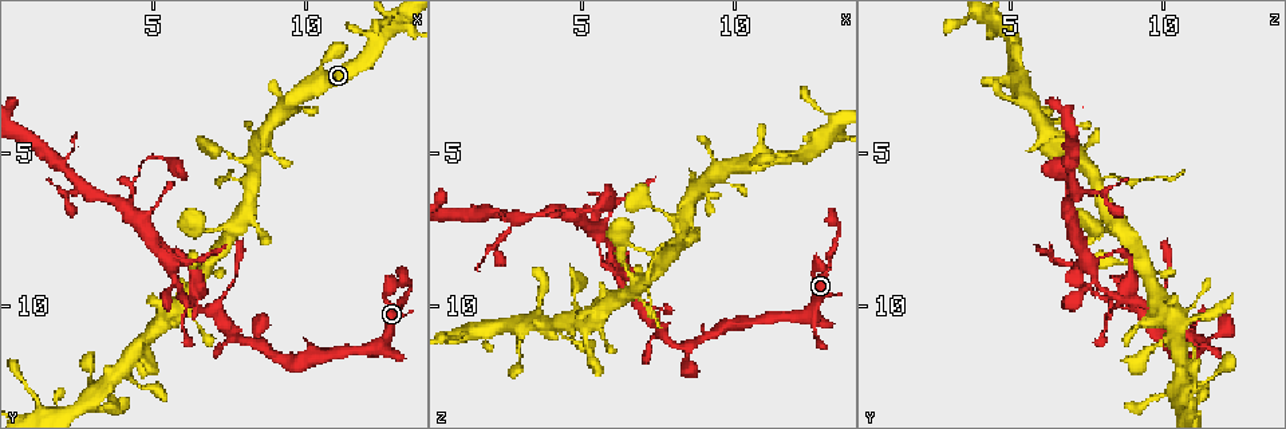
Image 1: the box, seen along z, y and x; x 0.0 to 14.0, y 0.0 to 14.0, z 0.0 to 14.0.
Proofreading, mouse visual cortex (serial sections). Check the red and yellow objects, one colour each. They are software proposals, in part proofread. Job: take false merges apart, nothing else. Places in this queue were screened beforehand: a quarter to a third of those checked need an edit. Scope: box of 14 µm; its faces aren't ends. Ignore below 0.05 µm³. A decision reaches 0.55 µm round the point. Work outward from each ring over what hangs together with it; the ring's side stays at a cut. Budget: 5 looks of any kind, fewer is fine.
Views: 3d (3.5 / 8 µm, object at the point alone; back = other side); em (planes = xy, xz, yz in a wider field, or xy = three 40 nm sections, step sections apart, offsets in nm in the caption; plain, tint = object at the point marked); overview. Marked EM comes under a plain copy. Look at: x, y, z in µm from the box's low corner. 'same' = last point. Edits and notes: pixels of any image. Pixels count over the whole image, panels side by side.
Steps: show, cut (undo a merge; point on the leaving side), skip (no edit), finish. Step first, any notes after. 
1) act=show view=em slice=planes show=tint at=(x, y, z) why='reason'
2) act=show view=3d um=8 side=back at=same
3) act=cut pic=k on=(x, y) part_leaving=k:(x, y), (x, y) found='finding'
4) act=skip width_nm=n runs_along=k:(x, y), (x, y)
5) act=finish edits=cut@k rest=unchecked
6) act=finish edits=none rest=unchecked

act=show view=3d um=8 side=back at=(8.2, 5.9, 7.8) why='small branch off a trunk'

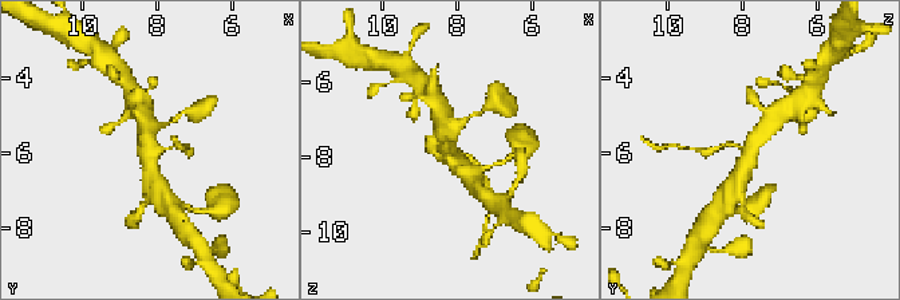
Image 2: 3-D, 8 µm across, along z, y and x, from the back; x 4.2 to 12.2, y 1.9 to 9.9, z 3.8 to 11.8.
act=show view=em slice=xy step=1 show=tint at=(8.2, 5.9, 7.8) arms=3 arm_widths_nm=150,450,500 why='now the EM'

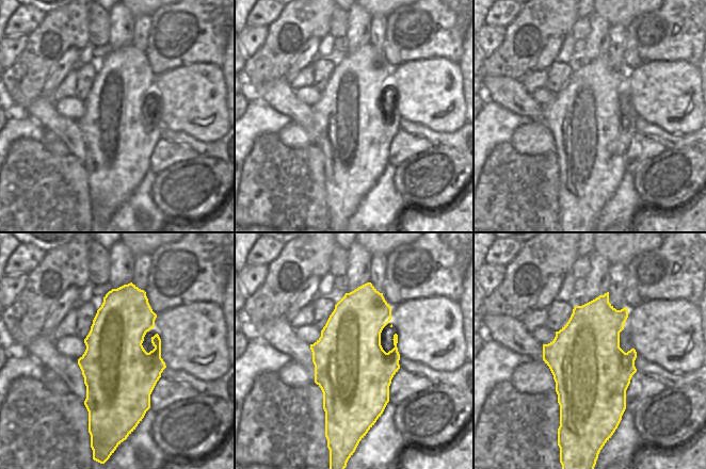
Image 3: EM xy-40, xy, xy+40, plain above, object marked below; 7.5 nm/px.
act=cut pic=2 on=(706, 152) part_leaving=2:(739, 147), (725, 143), (698, 150) found='a second cell is stuck on'

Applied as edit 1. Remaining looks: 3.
act=show view=overview

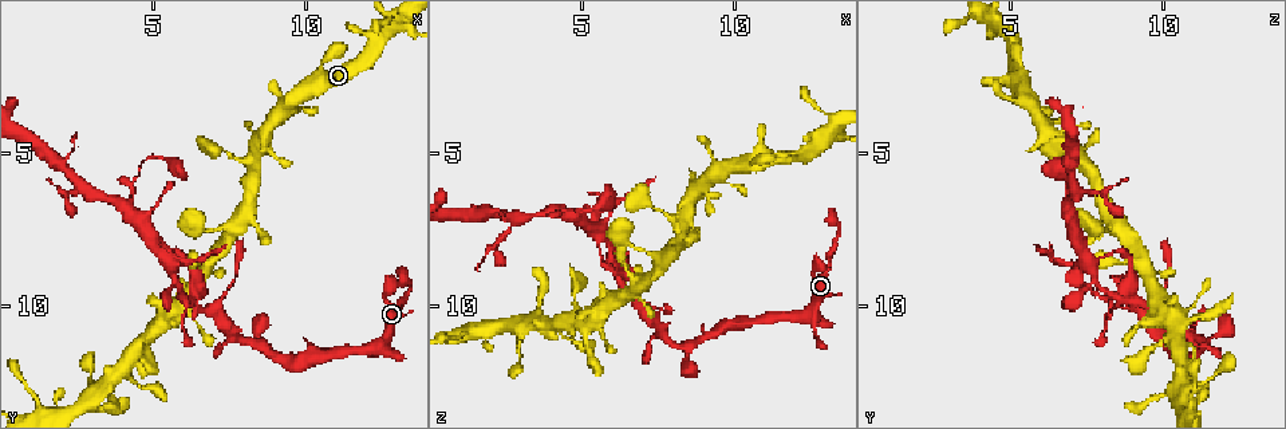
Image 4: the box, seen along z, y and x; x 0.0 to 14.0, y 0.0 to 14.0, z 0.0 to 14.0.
act=show view=3d um=3.5 at=(4.1, 6.8, 7.0) why='arms part here'

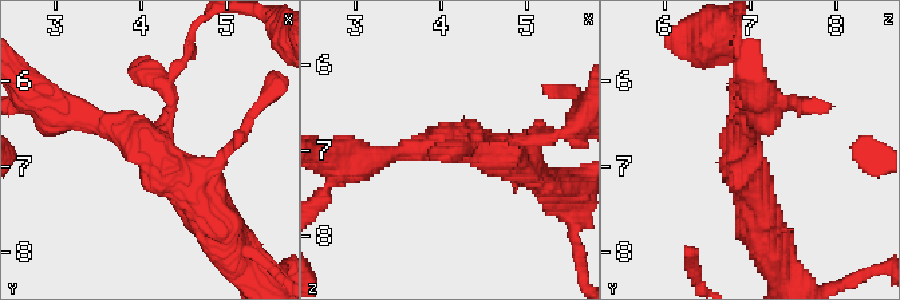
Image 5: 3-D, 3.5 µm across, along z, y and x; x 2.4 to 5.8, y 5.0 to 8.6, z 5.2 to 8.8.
act=show view=em slice=xy step=2 show=tint at=(4.10, 6.70, 6.85)

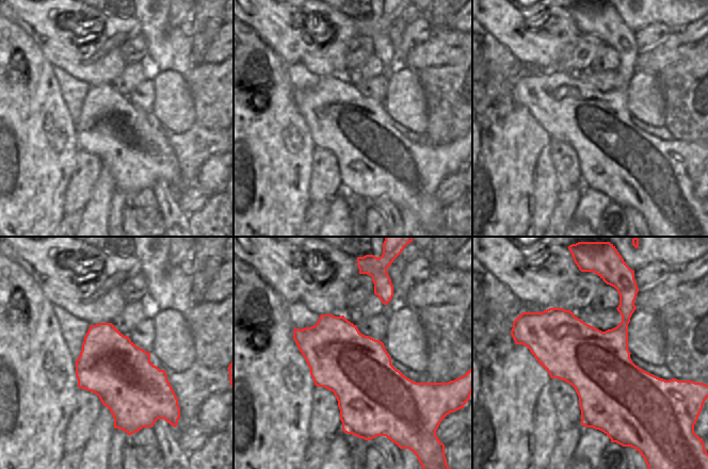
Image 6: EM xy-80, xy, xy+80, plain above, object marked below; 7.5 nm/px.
act=skip runs_along=5:(204, 210), (142, 137), (71, 115) found='all the same cell'

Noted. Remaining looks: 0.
act=finish edits=cut@2 rest=unchecked

